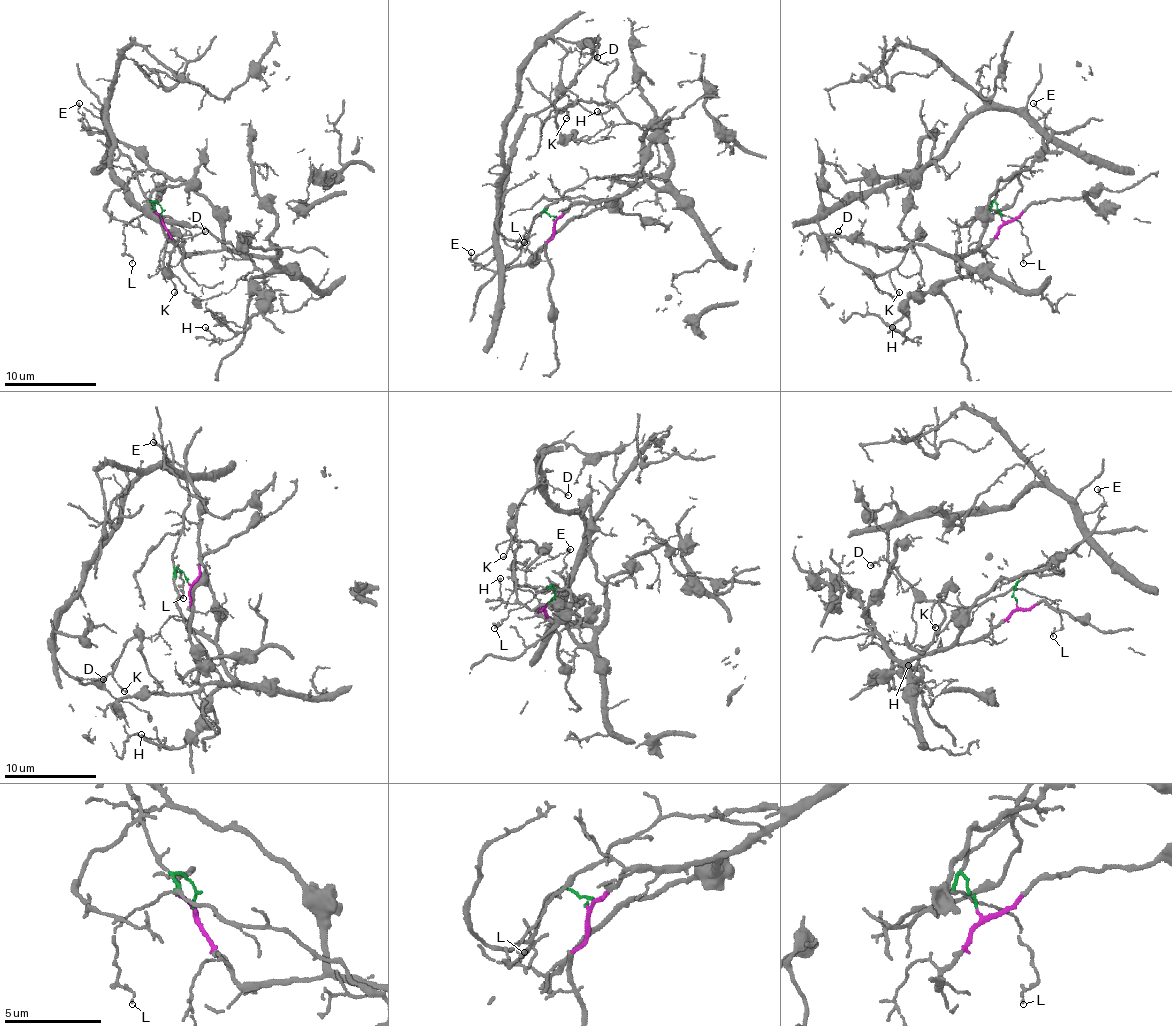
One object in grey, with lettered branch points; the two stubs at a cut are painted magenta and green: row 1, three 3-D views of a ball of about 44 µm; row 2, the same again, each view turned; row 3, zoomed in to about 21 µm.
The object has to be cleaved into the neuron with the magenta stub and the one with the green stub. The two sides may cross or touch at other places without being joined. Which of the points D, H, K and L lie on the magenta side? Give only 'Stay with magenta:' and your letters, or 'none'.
Stay with magenta: H

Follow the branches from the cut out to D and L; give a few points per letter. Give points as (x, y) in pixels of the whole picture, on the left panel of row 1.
D: (161, 217), (136, 166), (110, 139), (106, 109), (113, 173), (129, 194), (172, 242), (205, 231)
L: (161, 217), (156, 203), (124, 229), (124, 252), (133, 259), (131, 263)

